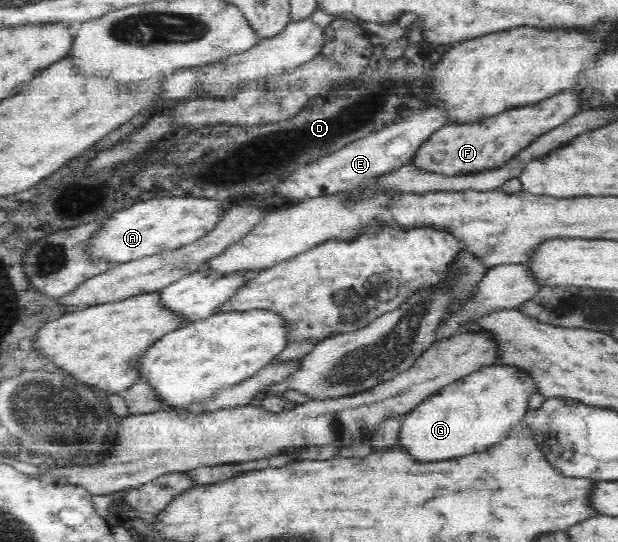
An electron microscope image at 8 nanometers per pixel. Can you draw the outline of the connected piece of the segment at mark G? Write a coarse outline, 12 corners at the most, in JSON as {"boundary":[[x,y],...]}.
{"boundary":[[491,366],[444,386],[400,420],[416,463],[506,438],[537,389]]}

